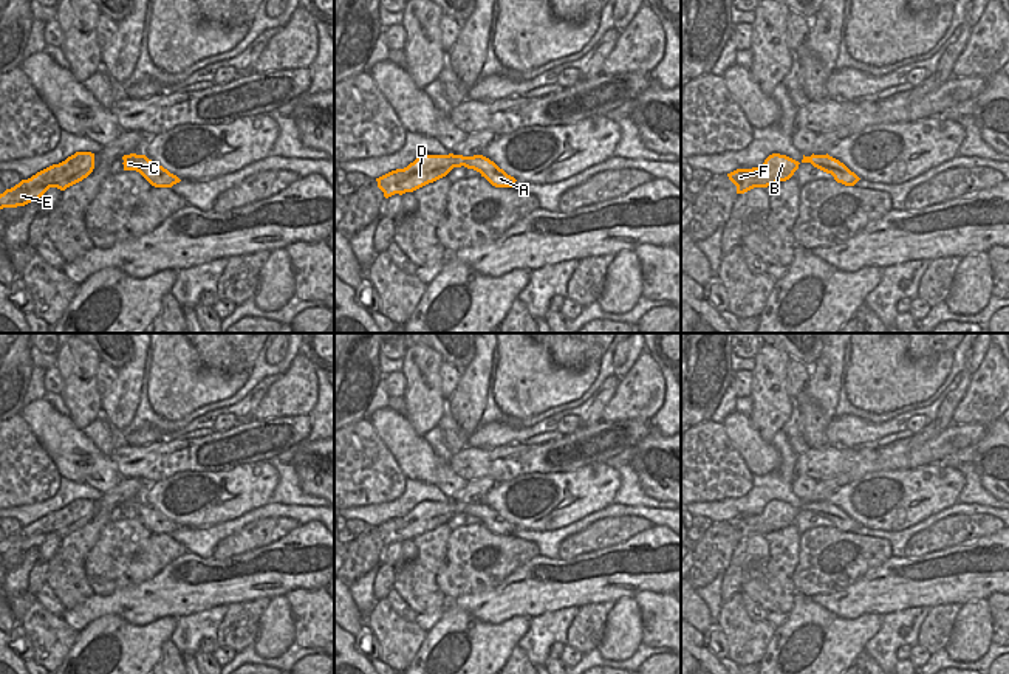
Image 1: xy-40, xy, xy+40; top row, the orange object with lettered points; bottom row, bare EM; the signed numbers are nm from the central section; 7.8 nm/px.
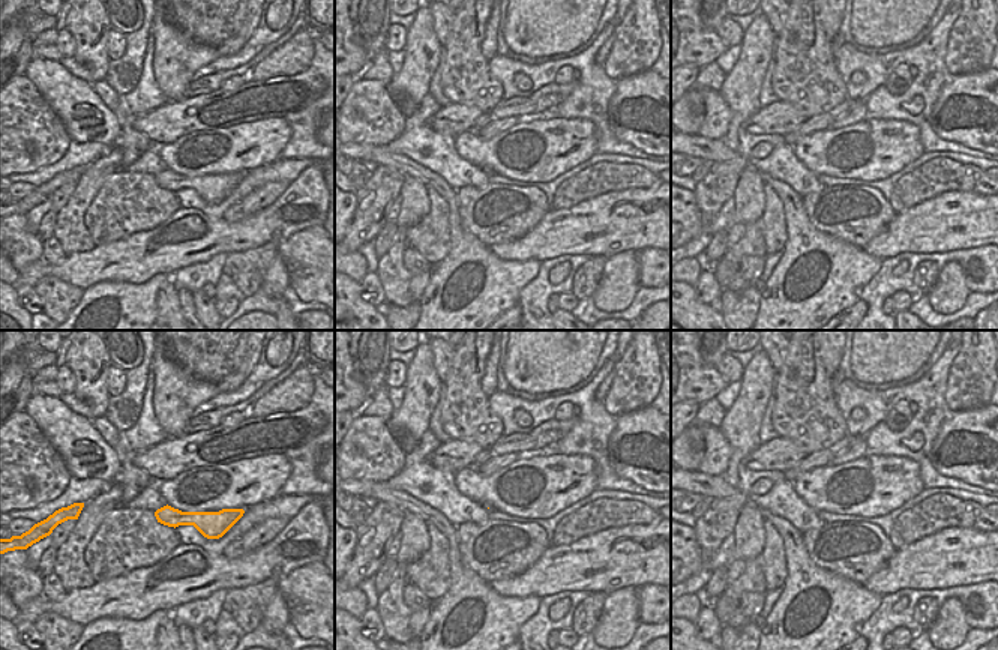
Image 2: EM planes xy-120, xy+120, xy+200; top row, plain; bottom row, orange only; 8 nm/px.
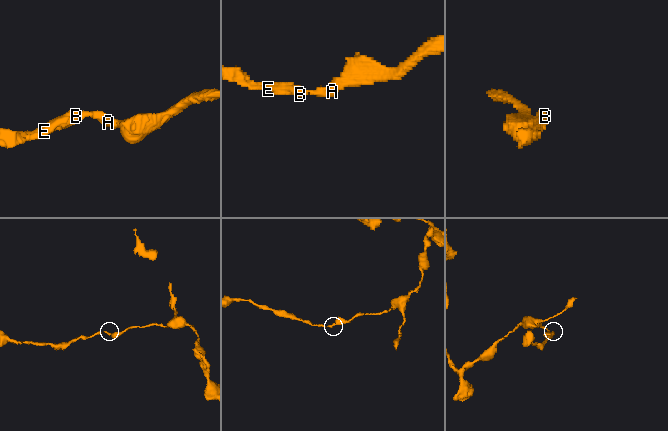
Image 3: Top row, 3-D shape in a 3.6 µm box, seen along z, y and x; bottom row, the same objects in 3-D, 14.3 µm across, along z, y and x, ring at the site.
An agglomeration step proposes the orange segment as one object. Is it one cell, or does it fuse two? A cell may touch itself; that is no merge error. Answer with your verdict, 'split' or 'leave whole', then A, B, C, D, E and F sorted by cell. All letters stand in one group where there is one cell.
leave whole; A B C D E F

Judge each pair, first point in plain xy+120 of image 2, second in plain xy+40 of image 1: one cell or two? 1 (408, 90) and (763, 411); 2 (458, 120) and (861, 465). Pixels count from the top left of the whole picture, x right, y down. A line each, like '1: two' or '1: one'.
1: one
2: one

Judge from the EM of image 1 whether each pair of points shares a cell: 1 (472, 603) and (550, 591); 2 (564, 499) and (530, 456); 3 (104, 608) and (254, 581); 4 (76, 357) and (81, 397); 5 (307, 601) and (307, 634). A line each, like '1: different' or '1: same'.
1: same
2: different
3: same
4: same
5: same

